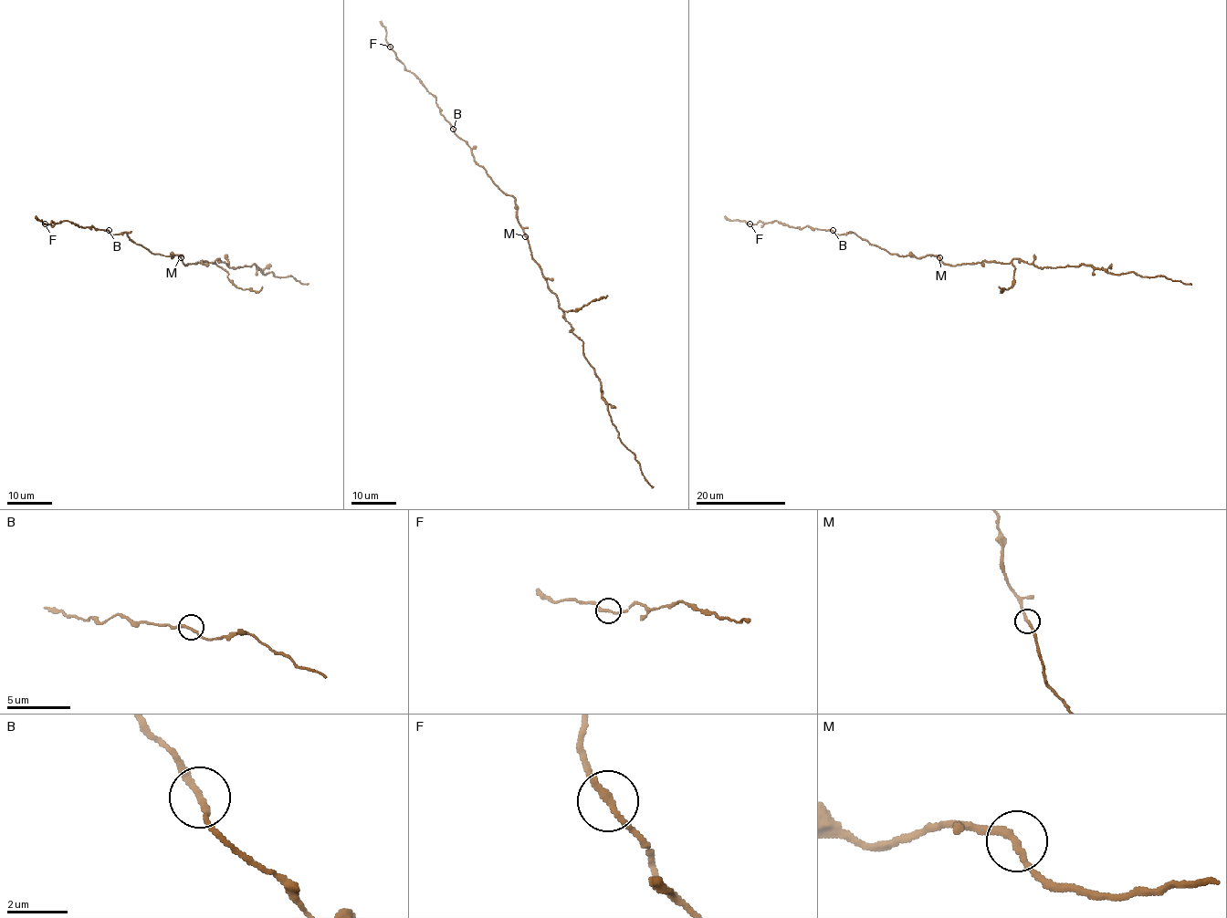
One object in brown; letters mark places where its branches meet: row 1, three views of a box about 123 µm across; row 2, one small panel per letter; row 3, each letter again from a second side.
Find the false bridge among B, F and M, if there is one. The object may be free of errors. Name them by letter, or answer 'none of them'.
none of them

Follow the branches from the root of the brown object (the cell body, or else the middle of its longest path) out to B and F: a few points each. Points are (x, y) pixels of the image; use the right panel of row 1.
B: (946, 264), (932, 255), (916, 258), (888, 254), (853, 233), (837, 234), (833, 230)
F: (946, 264), (932, 255), (888, 254), (853, 233), (837, 234), (778, 221), (749, 224)

